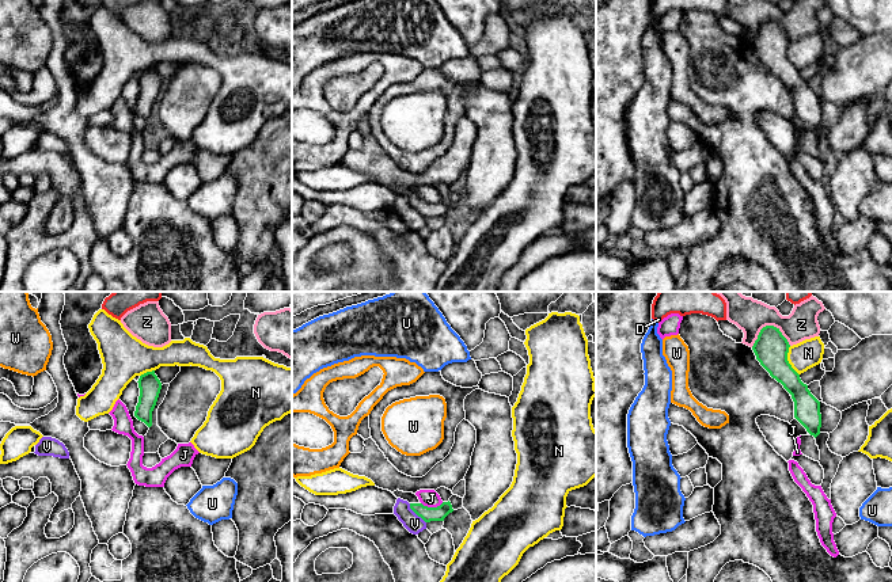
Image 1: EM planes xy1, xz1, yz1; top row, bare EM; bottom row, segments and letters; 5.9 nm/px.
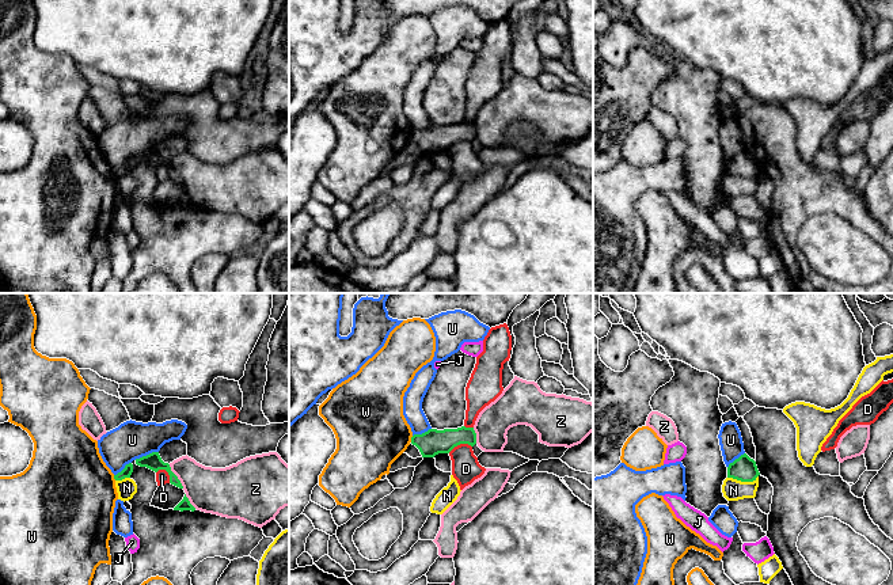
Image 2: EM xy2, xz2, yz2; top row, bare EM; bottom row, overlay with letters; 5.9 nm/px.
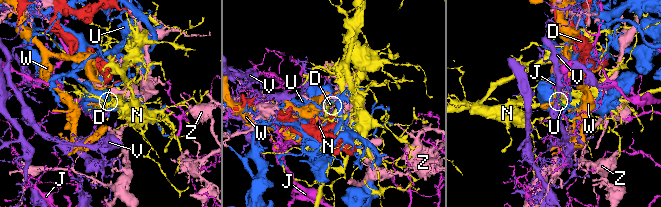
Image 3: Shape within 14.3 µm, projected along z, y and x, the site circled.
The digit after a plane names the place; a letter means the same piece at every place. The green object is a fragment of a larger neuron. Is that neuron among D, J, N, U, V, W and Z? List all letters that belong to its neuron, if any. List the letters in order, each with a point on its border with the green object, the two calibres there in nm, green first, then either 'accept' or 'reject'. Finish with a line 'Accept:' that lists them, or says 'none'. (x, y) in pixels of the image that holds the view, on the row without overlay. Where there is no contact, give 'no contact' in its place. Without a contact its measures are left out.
D: xz2 (459, 140) | 150/170 nm | reject
J: xz1 (432, 204) | 90/100 nm | reject
N: yz2 (743, 177) | 150/130 nm | reject
U: xy2 (147, 151) | 100/220 nm | reject
V: xz1 (416, 209) | 90/110 nm | reject
W: xz2 (411, 135) | 150/420 nm | reject
Z: yz1 (769, 22) | 200/180 nm | reject
Accept: none

